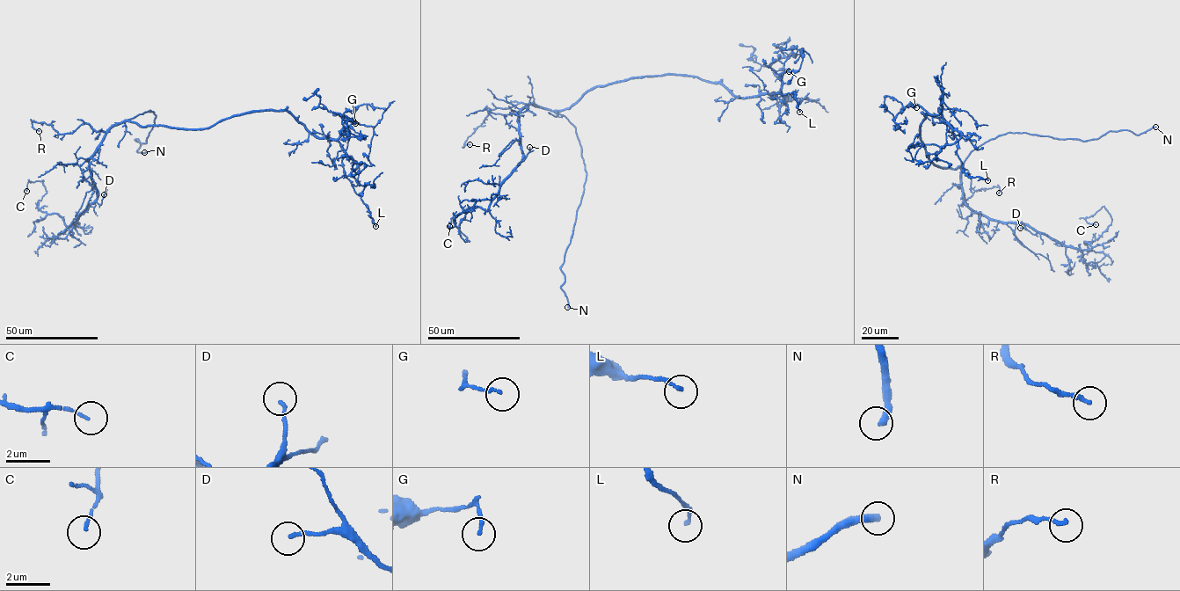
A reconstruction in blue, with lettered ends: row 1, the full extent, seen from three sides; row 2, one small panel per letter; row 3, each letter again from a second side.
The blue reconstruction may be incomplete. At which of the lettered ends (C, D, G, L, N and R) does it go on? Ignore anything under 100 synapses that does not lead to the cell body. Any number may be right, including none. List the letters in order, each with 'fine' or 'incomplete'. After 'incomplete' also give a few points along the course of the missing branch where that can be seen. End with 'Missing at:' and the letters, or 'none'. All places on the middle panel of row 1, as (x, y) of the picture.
C: fine
D: fine
G: fine
L: fine
N: incomplete; missing branch runs (567, 307), (571, 317), (567, 326)
R: fine
Missing at: N

